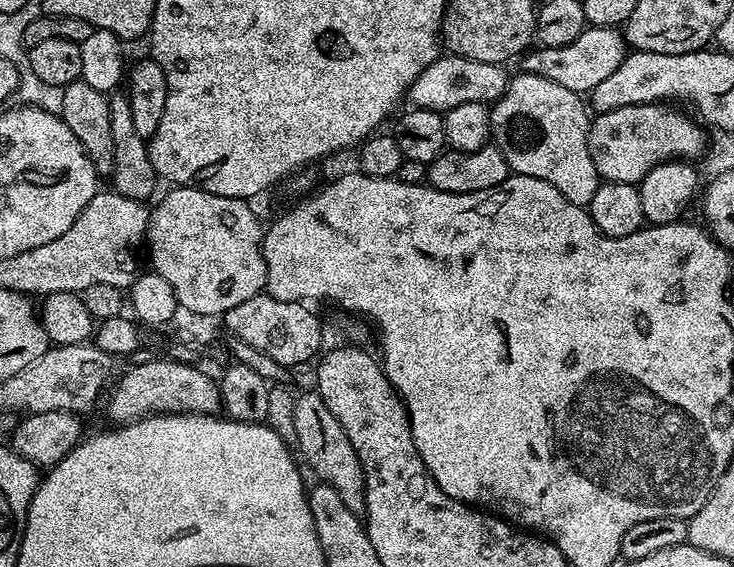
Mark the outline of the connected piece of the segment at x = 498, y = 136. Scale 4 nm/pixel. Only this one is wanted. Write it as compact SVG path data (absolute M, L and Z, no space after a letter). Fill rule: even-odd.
M521 71L520 76L513 75L508 82L508 88L491 105L492 134L491 143L500 149L502 158L506 158L509 169L515 175L542 178L542 182L550 182L562 198L575 204L586 206L590 198L594 198L594 190L602 182L588 149L588 129L590 127L590 112L582 101L581 93L566 90L566 86L558 86L558 82L550 82L550 78L542 78L536 74Z

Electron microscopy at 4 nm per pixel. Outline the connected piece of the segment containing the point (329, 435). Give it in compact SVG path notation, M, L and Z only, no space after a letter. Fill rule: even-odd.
M309 390L300 392L294 406L294 430L296 431L295 447L300 447L299 455L303 463L314 470L317 481L334 486L338 495L350 510L360 514L364 511L364 475L362 462L358 462L358 454L354 454L354 446L350 446L350 438L346 438L346 430L342 430L342 422L330 414L330 406L322 402L319 392Z

